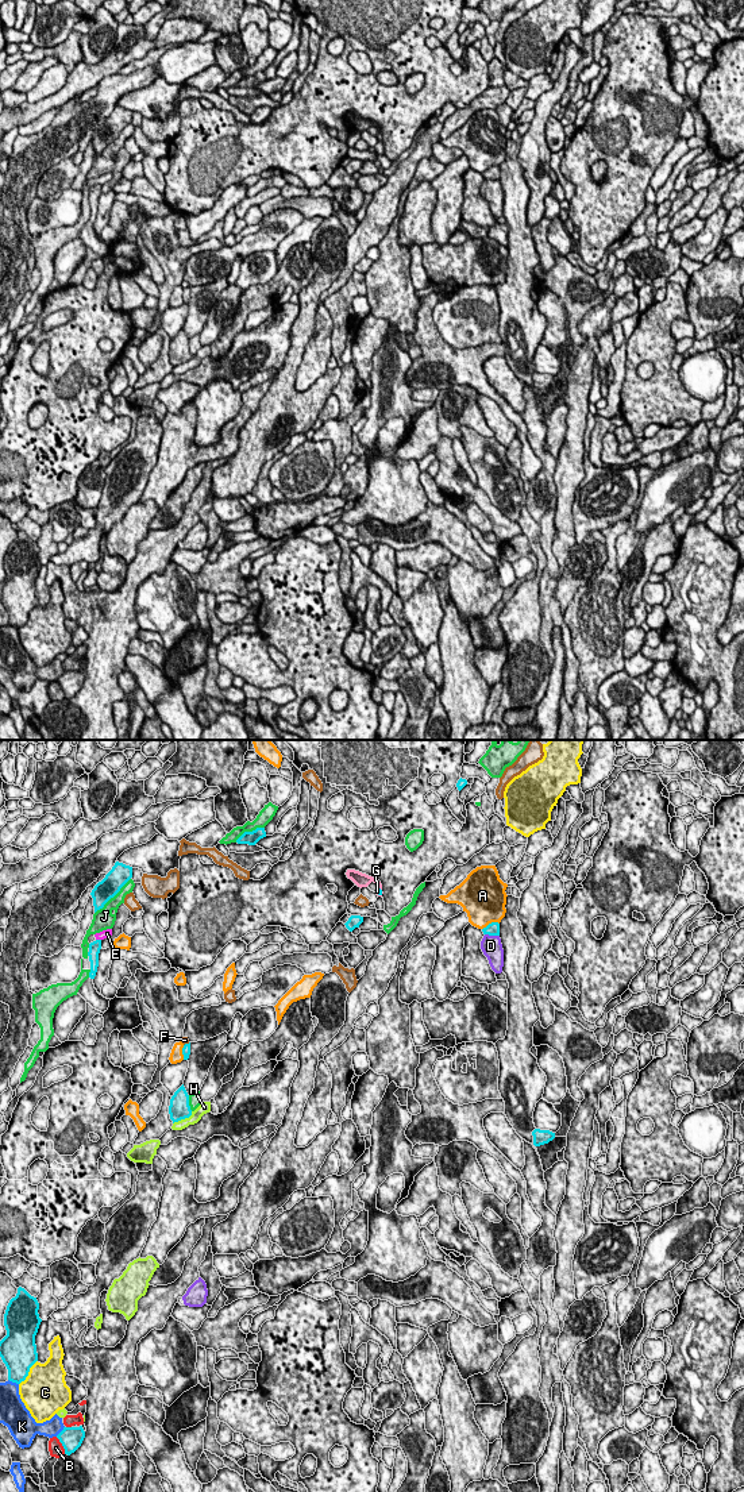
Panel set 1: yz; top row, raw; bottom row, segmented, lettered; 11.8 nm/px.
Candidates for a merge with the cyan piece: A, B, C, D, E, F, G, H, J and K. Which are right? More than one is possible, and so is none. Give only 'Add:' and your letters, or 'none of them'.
Add: G

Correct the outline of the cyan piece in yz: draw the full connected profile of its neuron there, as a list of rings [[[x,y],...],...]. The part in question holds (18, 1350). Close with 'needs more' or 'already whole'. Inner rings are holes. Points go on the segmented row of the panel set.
[[[24,1288],[7,1306],[4,1326],[7,1335],[0,1341],[0,1357],[8,1369],[8,1380],[20,1384],[38,1361],[35,1335],[42,1319],[39,1303]]] | already whole

